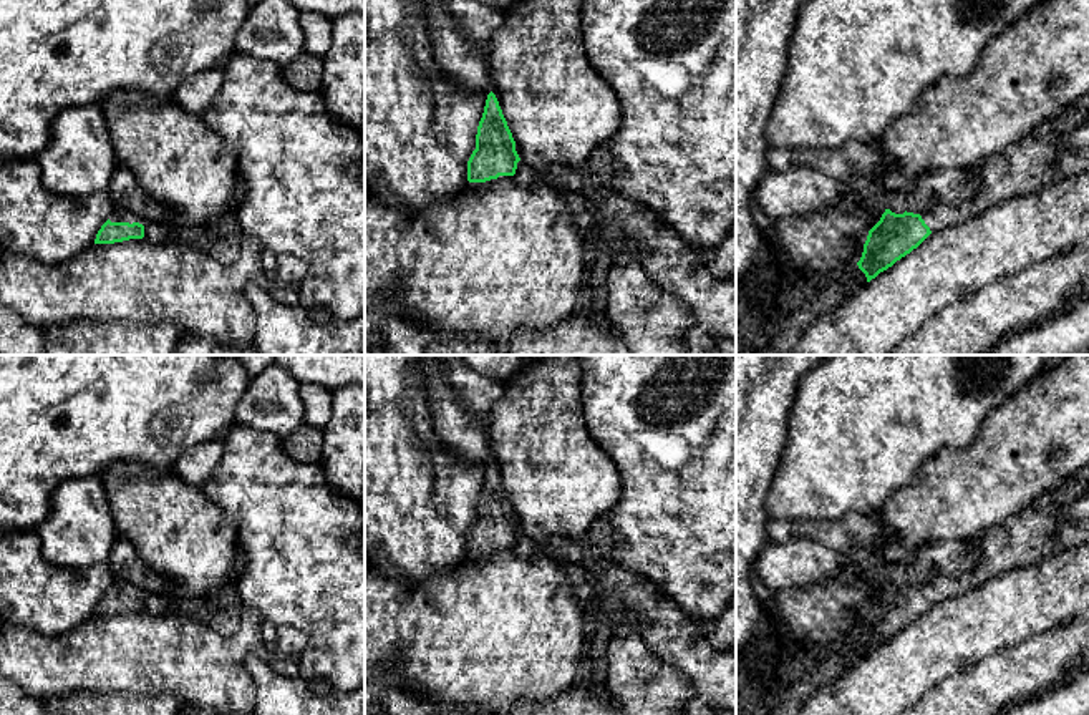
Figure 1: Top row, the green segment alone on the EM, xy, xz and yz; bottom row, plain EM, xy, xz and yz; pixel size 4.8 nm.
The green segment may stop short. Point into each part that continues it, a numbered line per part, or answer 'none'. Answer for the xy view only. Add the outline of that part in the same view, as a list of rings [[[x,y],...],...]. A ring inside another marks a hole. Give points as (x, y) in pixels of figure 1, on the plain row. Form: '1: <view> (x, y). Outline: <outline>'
1: xy (118, 586). Outline: [[[114,581],[109,587],[109,592],[111,594],[129,594],[129,596],[139,594],[143,597],[146,596],[146,592],[141,587],[129,584],[129,582],[123,582],[123,581]]]

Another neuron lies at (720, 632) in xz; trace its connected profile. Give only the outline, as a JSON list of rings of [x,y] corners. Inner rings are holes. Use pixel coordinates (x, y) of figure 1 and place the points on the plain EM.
[[[736,596],[723,614],[701,620],[701,634],[718,650],[736,650]]]

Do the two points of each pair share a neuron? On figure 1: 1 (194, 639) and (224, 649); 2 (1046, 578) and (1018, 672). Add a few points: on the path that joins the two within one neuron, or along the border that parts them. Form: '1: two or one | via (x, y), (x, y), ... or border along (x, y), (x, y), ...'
1: one | via (201, 646), (204, 649), (217, 649)
2: two | border along (1064, 624), (992, 654)

